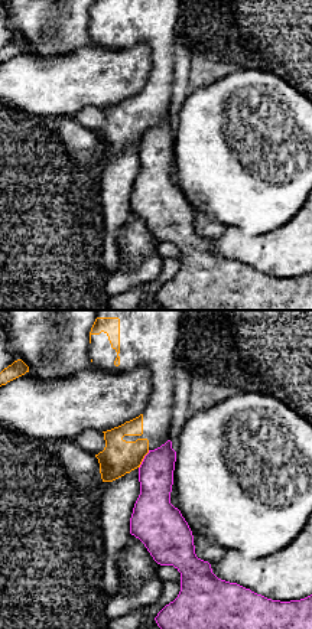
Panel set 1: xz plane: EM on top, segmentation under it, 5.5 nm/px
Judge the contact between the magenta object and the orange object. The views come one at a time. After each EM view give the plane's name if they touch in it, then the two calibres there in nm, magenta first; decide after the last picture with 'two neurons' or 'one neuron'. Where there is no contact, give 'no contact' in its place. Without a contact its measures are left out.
meets magenta in xz; 190 nm thick on the magenta side, 190 nm on the other

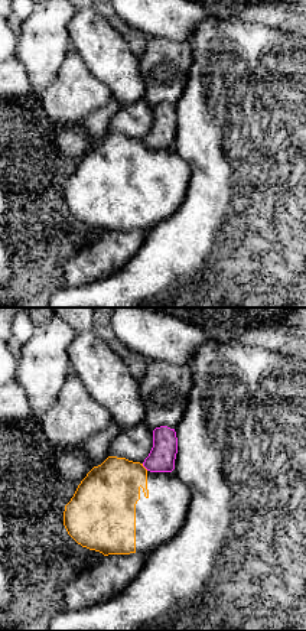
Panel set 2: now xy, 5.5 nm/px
meets magenta in xy; 150 nm thick on the magenta side, 320 nm on the other

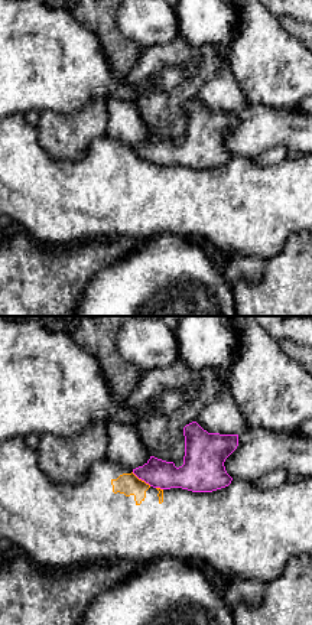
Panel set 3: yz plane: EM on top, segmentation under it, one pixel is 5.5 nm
meets magenta in yz; 160 nm thick on the magenta side, 120 nm on the other

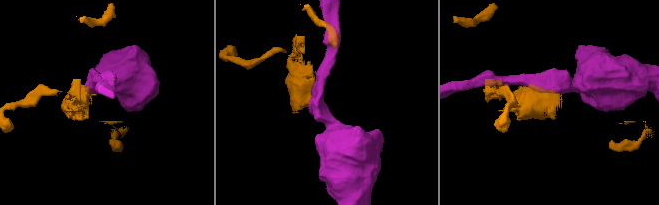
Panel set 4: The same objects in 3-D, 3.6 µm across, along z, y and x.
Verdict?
two neurons

